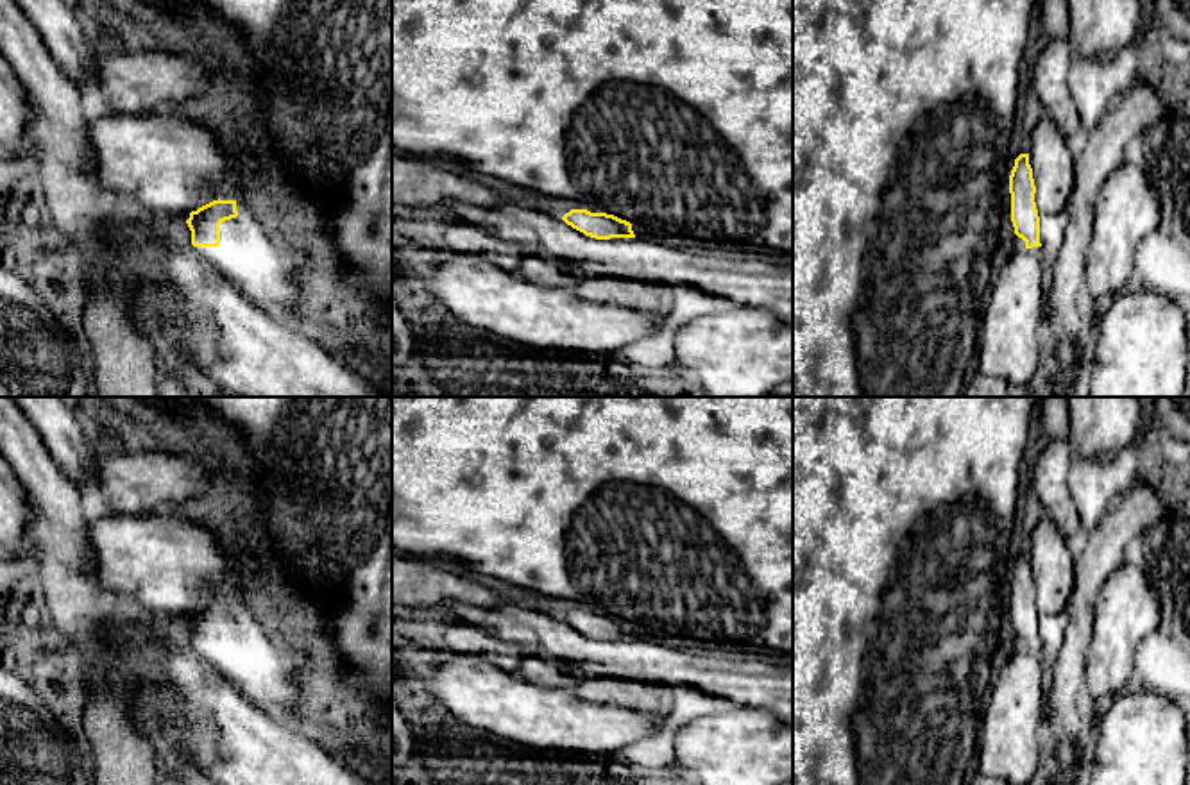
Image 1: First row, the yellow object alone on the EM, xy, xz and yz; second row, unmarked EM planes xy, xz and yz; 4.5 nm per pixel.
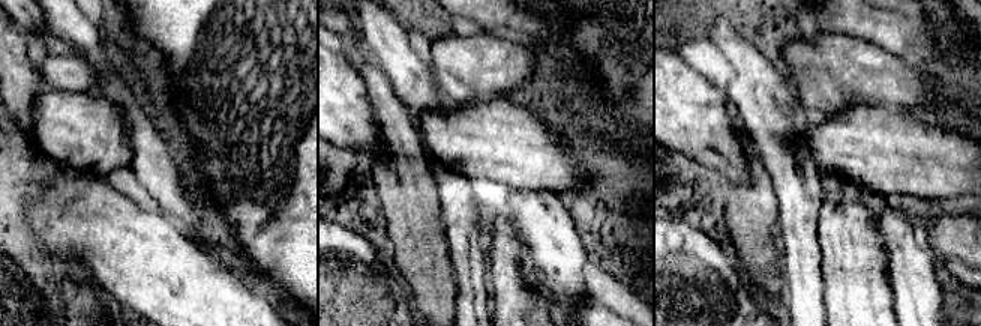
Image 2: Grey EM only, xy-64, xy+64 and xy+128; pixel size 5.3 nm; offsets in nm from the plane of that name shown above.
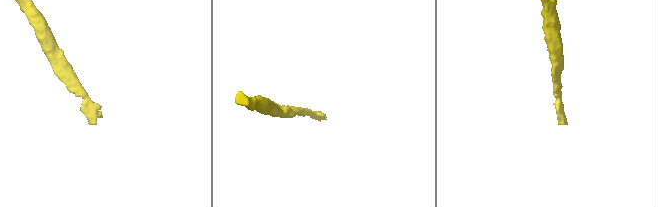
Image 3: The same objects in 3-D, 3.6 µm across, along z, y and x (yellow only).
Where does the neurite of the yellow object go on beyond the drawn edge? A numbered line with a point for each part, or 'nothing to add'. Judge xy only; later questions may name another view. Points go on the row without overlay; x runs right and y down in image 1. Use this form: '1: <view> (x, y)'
1: xy (253, 662)

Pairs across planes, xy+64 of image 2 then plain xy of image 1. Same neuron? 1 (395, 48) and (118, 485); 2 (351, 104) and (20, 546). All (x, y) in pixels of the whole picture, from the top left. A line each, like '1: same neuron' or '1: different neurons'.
1: different neurons
2: same neuron

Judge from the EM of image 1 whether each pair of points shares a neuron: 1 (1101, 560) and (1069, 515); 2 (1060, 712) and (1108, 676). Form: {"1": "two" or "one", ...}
{"1": "two", "2": "two"}

